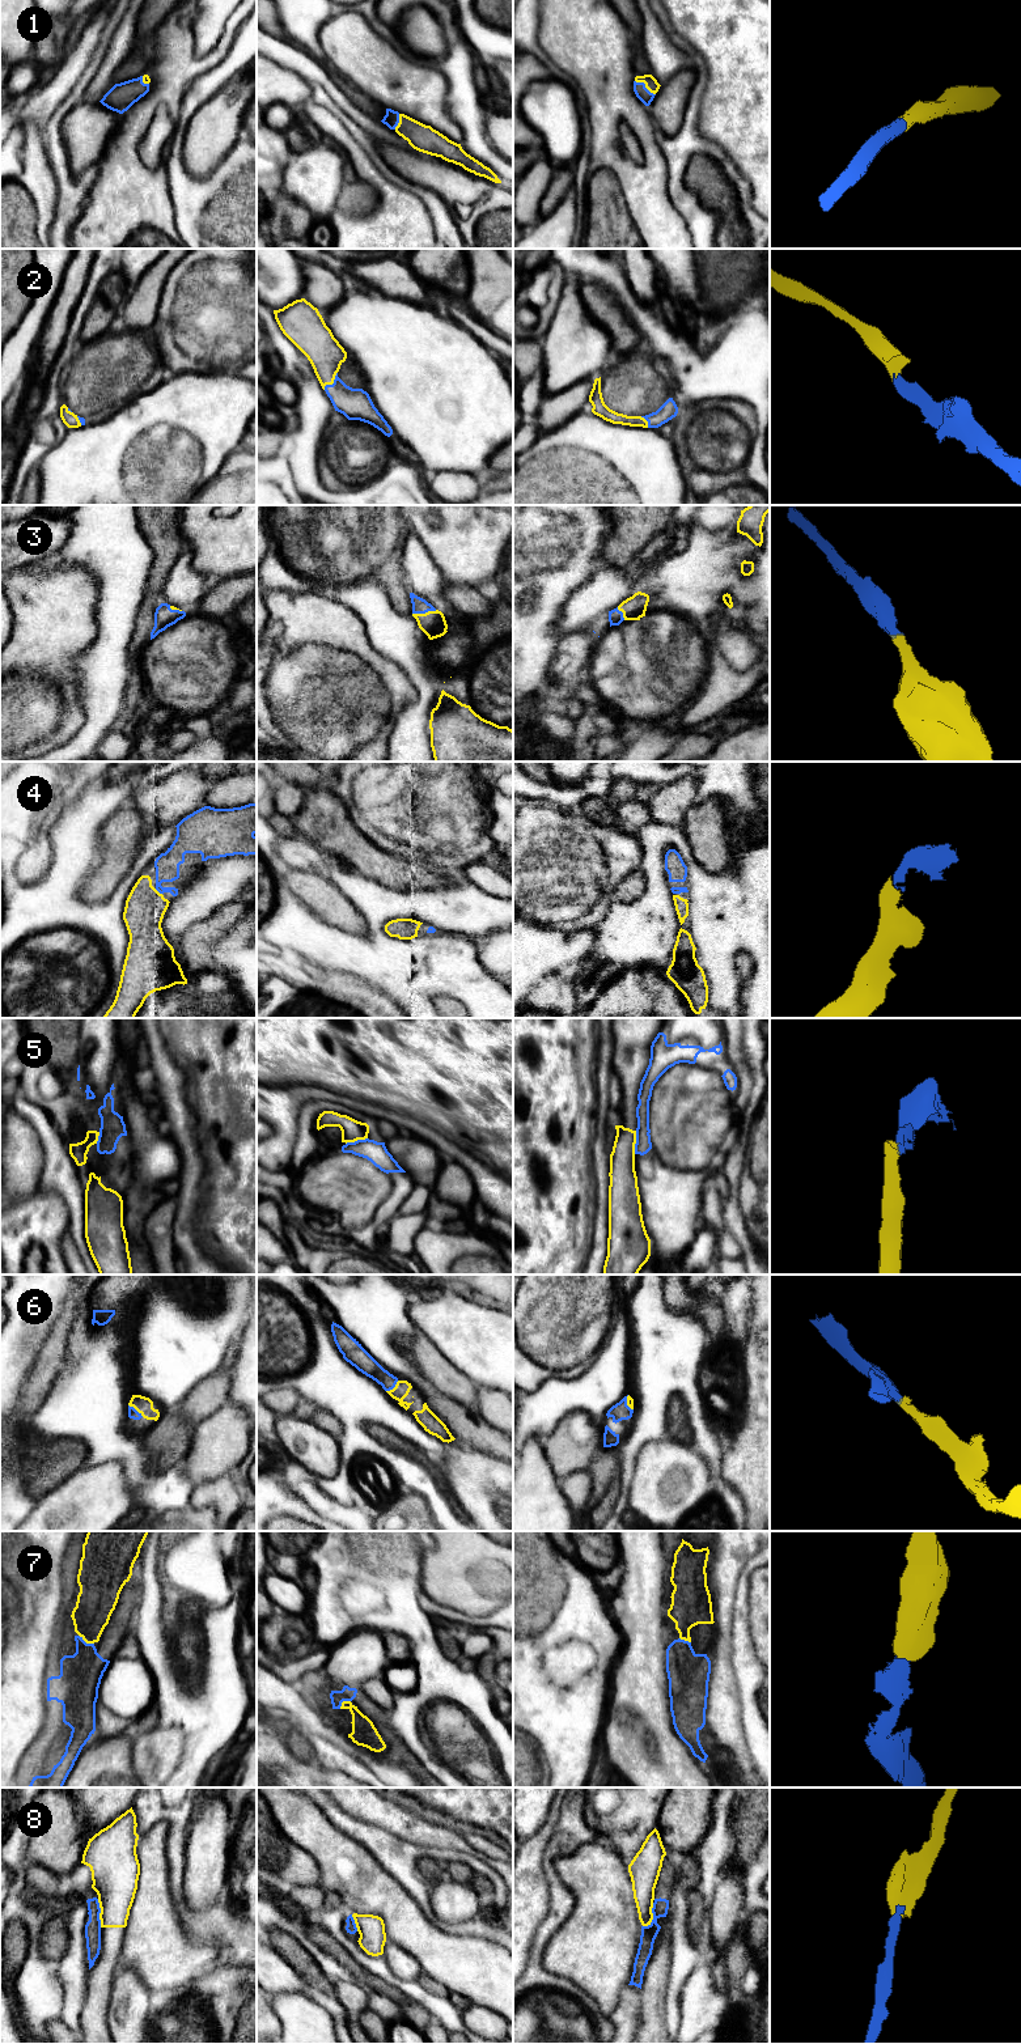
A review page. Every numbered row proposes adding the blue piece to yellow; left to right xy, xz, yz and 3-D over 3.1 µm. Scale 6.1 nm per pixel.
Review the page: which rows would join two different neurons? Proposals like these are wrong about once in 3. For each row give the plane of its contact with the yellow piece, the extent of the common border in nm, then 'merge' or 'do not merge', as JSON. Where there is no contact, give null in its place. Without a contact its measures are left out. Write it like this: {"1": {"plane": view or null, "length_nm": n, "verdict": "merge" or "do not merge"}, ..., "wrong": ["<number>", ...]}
{"1": {"plane": "yz", "length_nm": 160, "verdict": "merge"}, "2": {"plane": "xz", "length_nm": 140, "verdict": "merge"}, "3": {"plane": "xz", "length_nm": 150, "verdict": "merge"}, "4": {"plane": "xy", "length_nm": 60, "verdict": "merge"}, "5": {"plane": "yz", "length_nm": 140, "verdict": "do not merge"}, "6": {"plane": "xy", "length_nm": 120, "verdict": "merge"}, "7": {"plane": "xy", "length_nm": 110, "verdict": "merge"}, "8": {"plane": "yz", "length_nm": 170, "verdict": "do not merge"}, "wrong": ["5", "8"]}

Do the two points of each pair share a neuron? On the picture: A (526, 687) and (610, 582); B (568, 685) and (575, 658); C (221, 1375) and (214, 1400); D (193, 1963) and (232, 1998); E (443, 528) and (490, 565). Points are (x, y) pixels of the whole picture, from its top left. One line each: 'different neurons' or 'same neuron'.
A: different neurons
B: same neuron
C: same neuron
D: different neurons
E: same neuron

